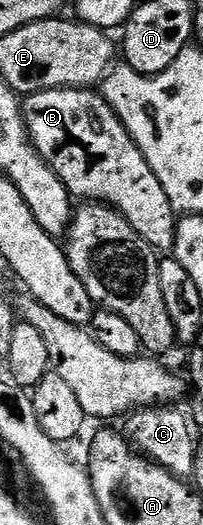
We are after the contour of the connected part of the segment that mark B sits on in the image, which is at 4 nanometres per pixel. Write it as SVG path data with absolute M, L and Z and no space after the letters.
M91 88L43 89L41 93L27 94L22 108L32 146L73 198L84 197L80 199L88 203L111 205L126 219L126 223L130 223L130 227L134 227L134 231L138 231L148 246L157 251L171 250L176 238L177 214L166 191L162 191L162 183L158 183L158 175L154 175L150 163L146 163L142 151L99 92Z

